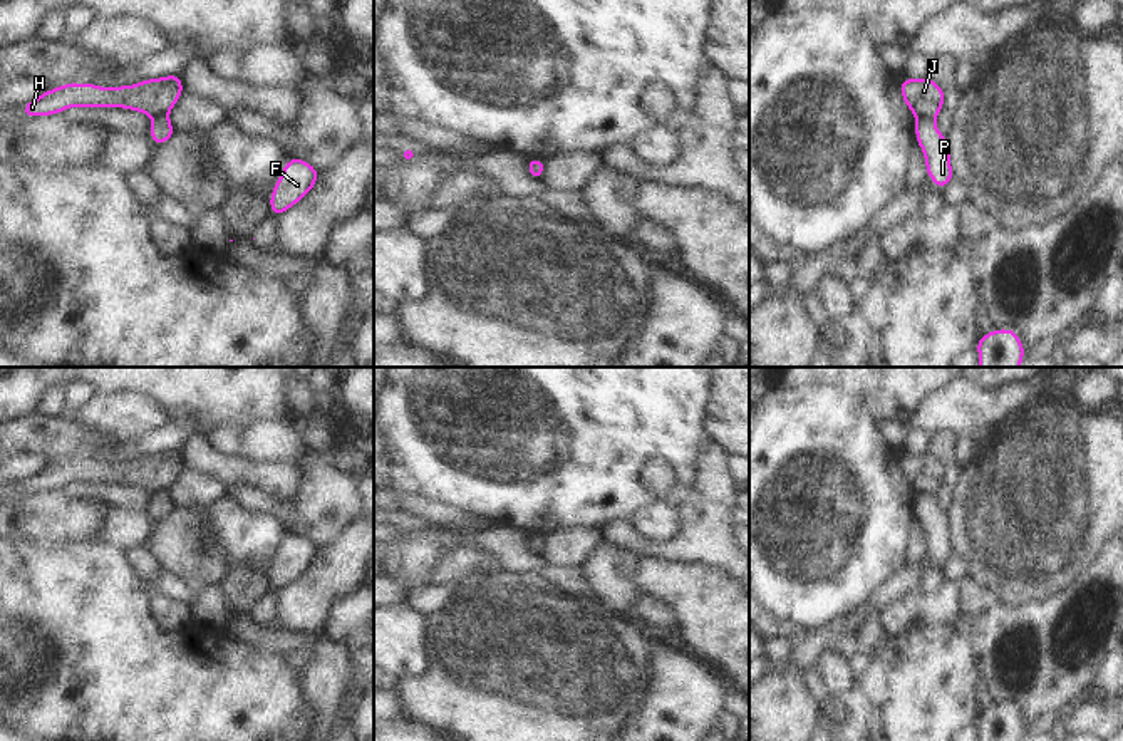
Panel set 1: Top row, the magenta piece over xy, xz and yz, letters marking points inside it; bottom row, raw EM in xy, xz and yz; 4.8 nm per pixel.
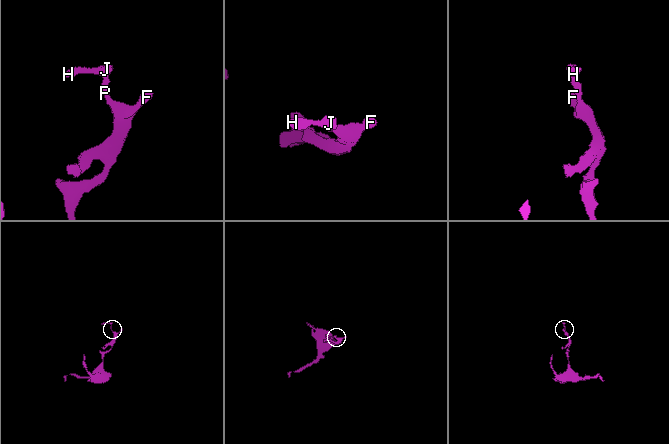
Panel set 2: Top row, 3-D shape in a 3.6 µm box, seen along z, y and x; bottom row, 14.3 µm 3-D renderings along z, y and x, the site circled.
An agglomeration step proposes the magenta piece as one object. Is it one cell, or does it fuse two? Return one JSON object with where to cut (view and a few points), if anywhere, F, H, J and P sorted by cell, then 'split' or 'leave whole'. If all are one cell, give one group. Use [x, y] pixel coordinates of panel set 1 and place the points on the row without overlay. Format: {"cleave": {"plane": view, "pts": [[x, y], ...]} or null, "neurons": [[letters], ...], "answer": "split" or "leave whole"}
{"cleave": {"plane": "yz", "pts": [[917, 493], [929, 493], [932, 497]]}, "neurons": [["F", "P"], ["H", "J"]], "answer": "split"}

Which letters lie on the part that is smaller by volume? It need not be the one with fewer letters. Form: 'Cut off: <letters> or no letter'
Cut off: H, J

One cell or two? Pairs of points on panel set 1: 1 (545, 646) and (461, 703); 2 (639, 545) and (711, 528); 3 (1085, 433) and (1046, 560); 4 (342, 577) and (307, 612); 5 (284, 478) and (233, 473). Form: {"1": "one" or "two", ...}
{"1": "one", "2": "one", "3": "one", "4": "one", "5": "one"}

